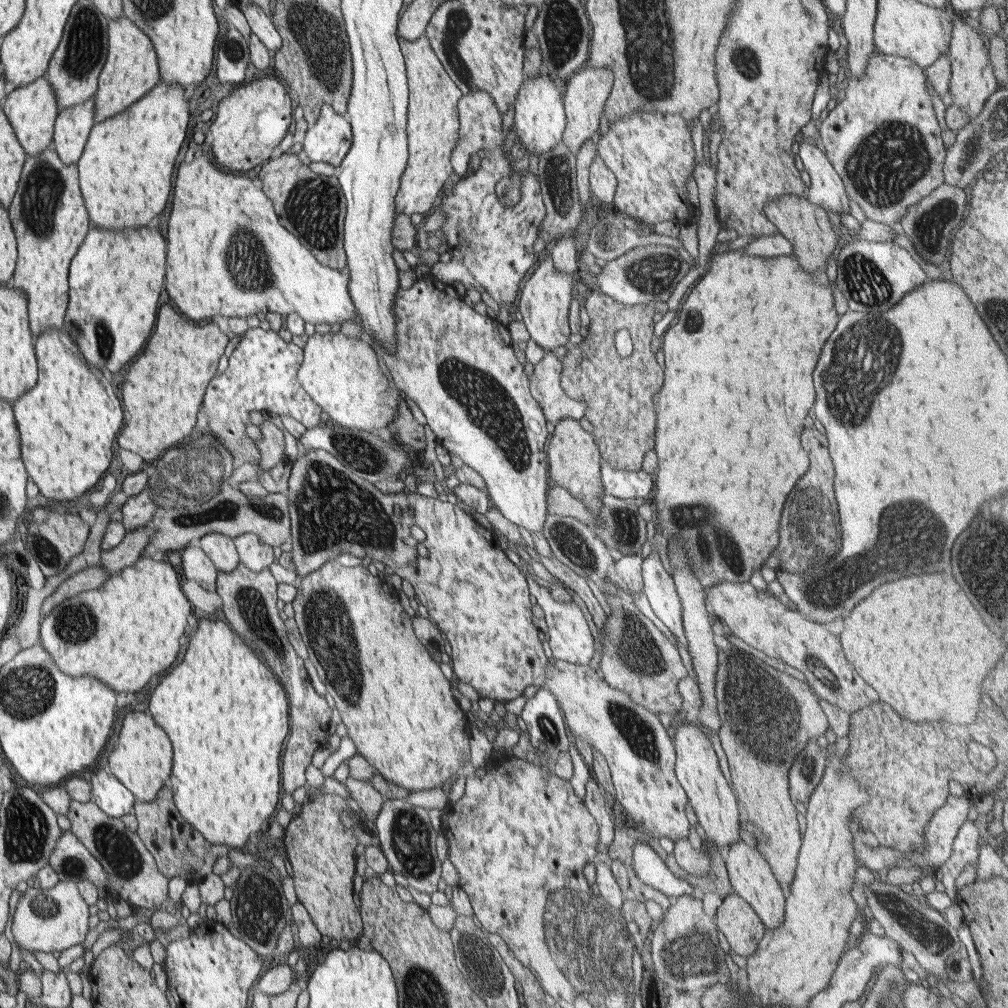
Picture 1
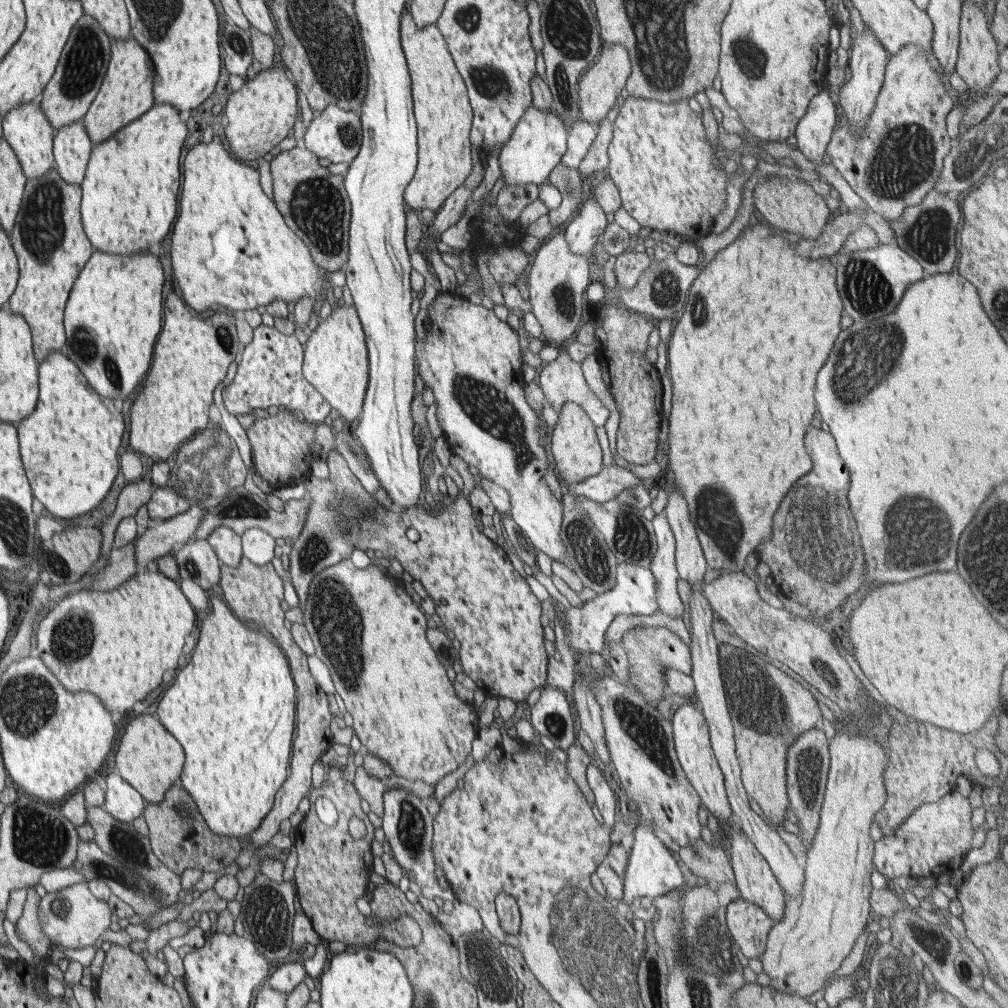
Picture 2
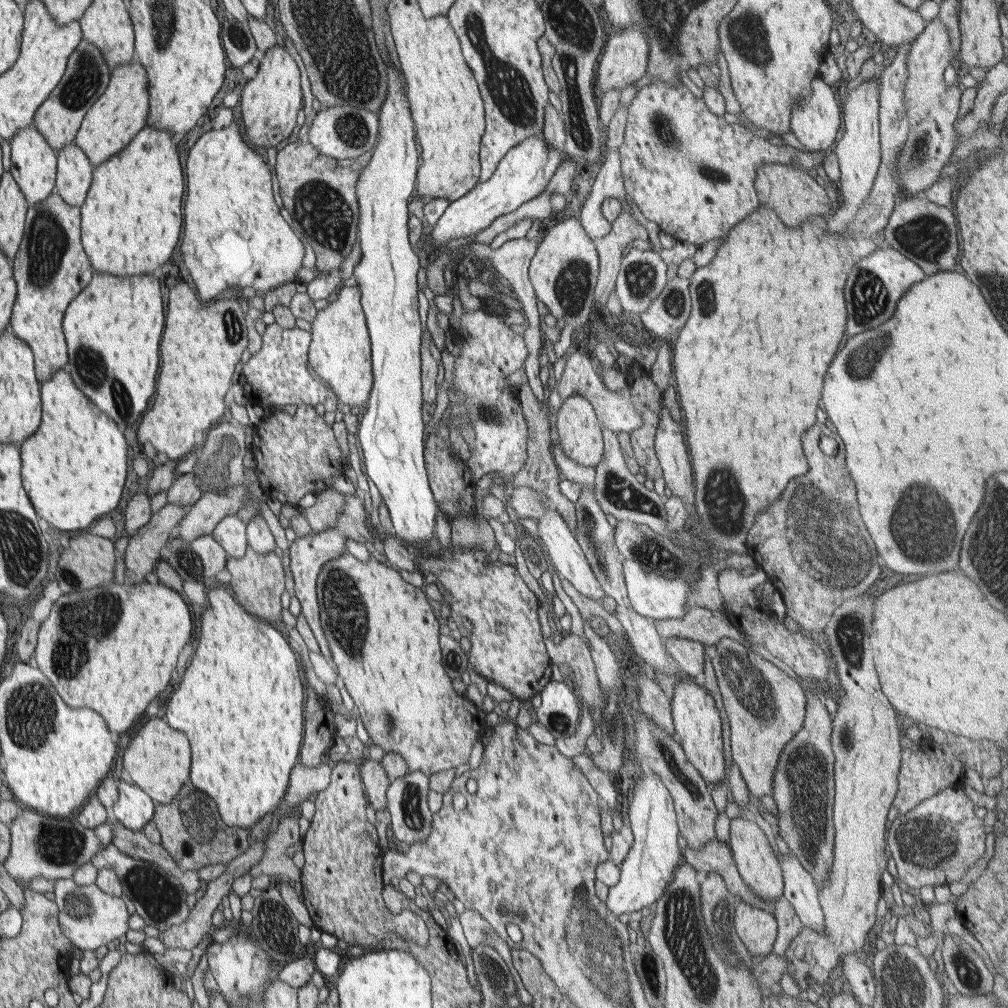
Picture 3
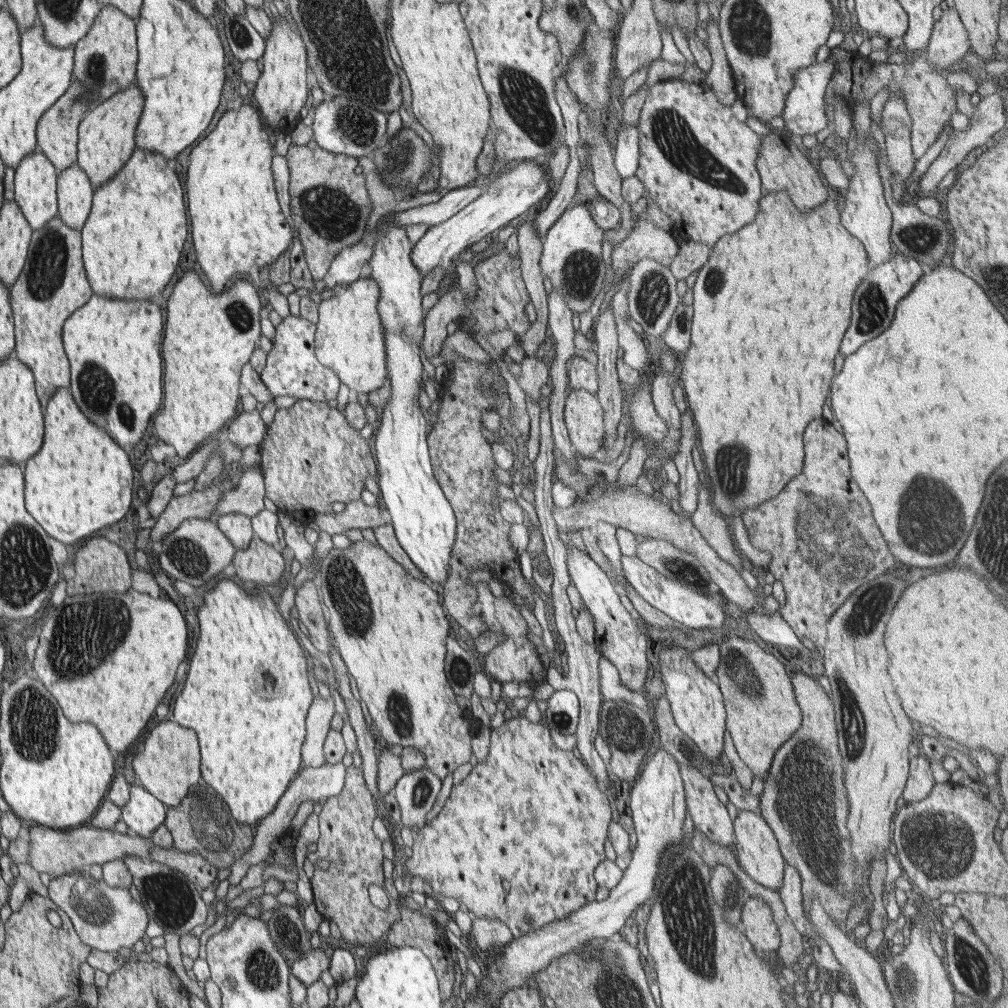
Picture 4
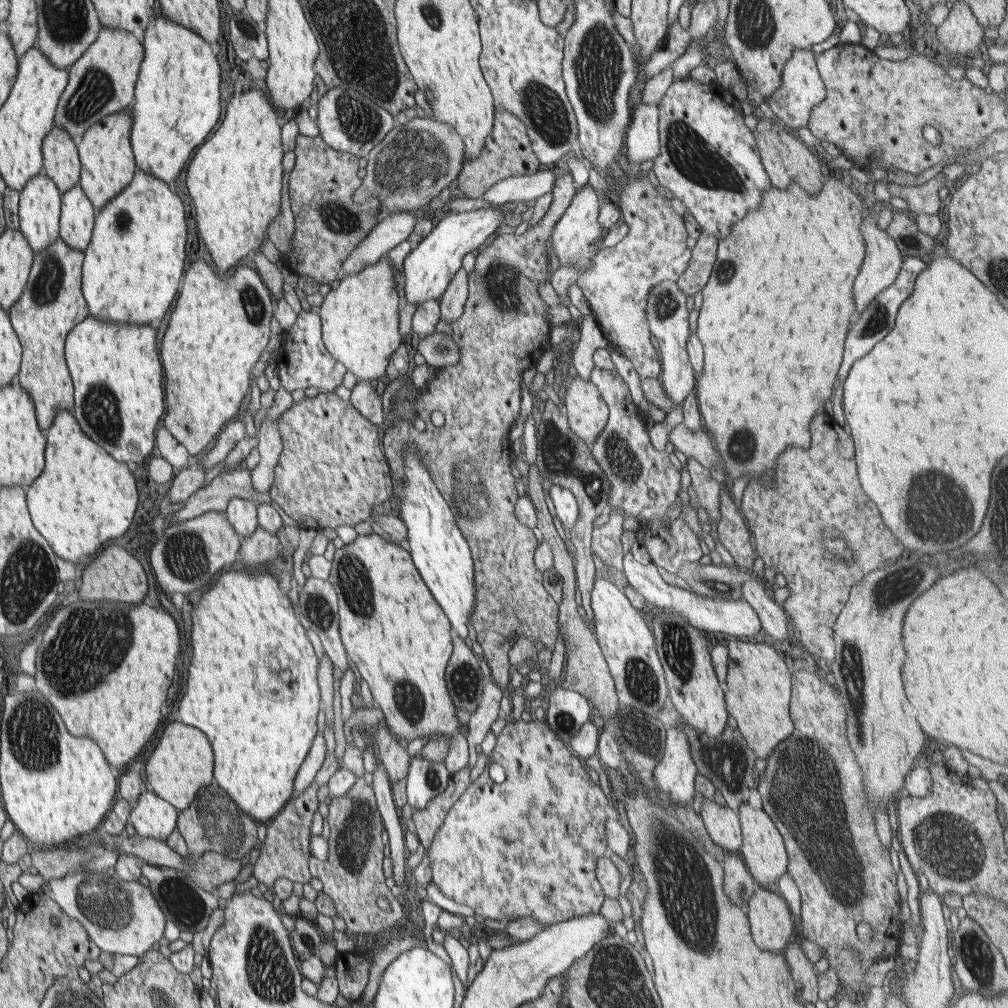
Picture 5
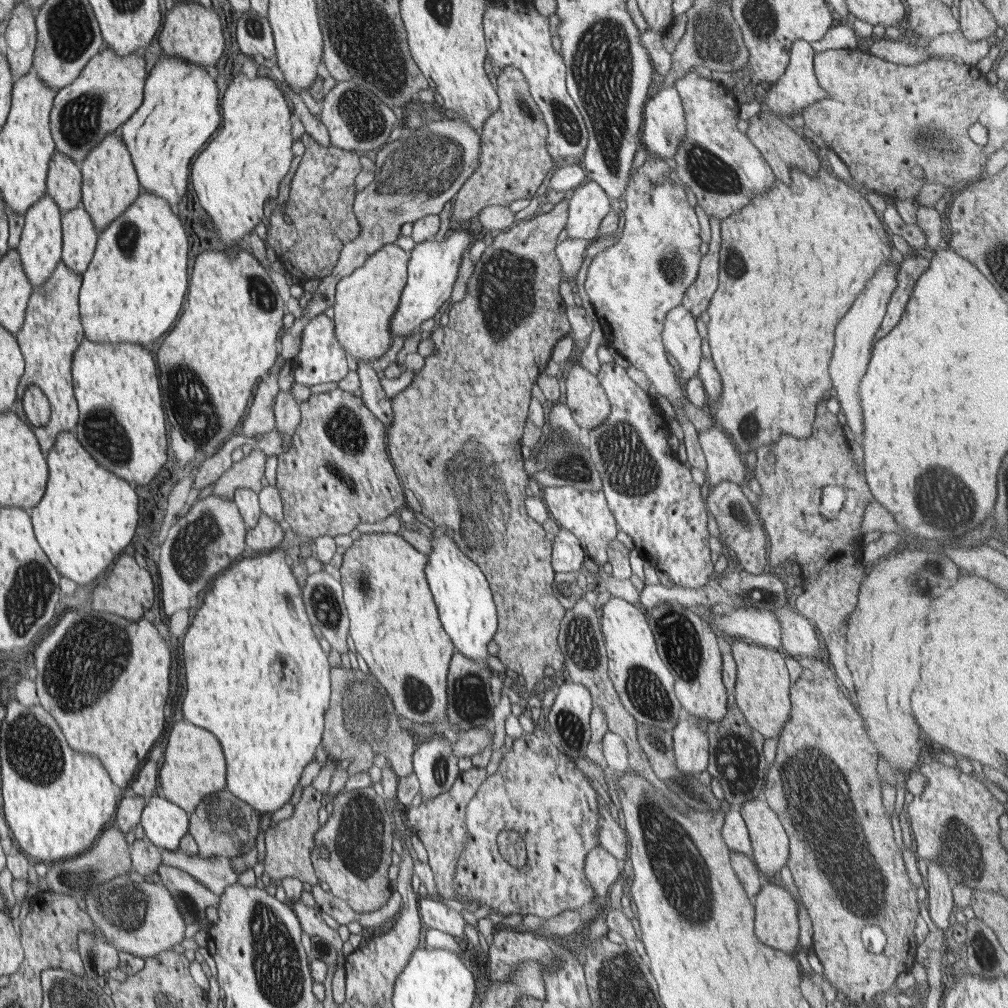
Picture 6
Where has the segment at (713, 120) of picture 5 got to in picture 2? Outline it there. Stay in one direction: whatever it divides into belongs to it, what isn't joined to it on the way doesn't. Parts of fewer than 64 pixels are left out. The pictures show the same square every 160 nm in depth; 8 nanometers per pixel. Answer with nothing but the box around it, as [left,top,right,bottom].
[608,44,956,242]

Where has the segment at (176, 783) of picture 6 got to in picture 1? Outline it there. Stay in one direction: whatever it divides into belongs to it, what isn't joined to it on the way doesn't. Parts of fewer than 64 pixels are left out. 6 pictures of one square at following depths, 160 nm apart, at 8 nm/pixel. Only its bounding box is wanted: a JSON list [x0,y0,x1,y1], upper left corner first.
[108,711,173,802]

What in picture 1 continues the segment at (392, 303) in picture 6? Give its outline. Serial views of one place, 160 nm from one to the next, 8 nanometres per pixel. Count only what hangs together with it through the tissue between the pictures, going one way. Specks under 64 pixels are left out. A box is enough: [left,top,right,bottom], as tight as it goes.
[298,331,401,432]

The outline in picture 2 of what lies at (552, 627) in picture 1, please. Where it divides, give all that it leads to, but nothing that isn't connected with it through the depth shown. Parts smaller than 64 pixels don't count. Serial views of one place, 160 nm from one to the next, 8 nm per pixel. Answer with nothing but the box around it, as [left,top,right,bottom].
[560,562,658,660]

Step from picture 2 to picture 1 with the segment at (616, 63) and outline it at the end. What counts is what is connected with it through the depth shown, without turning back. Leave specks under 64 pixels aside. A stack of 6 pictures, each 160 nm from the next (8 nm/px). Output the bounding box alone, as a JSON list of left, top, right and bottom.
[562,67,614,154]

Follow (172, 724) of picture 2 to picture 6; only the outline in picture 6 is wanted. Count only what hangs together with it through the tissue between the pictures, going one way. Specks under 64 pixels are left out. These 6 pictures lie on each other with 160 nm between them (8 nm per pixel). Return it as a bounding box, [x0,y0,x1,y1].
[182,548,333,812]

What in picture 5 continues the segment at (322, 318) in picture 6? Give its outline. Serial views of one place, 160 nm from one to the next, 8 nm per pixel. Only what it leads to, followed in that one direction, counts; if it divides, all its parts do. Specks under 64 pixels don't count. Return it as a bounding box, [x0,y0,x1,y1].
[276,311,346,394]

